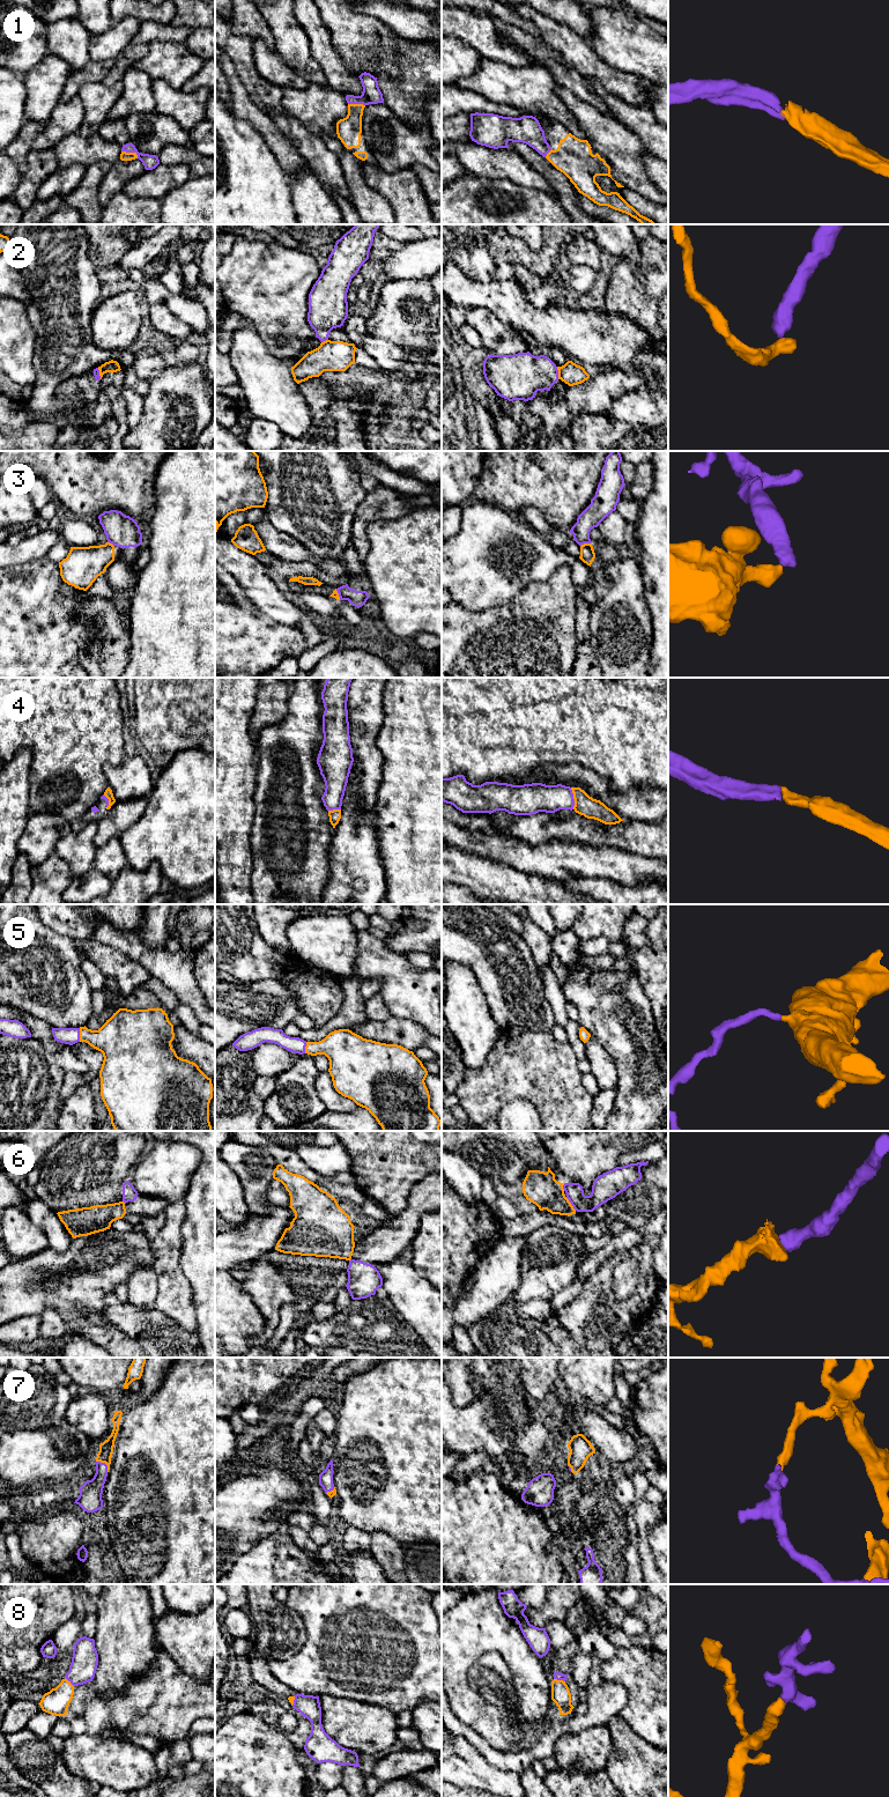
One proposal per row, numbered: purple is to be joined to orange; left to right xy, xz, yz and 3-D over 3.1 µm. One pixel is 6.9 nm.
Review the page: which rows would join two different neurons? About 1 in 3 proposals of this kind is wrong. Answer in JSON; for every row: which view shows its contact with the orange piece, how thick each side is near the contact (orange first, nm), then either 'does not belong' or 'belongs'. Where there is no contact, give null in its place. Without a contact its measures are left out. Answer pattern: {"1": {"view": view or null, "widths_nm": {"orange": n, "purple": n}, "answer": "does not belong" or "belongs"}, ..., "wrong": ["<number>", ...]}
{"1": {"view": "xy", "widths_nm": {"orange": 60, "purple": 100}, "answer": "belongs"}, "2": {"view": "yz", "widths_nm": {"orange": 150, "purple": 300}, "answer": "does not belong"}, "3": {"view": "yz", "widths_nm": {"orange": 110, "purple": 150}, "answer": "does not belong"}, "4": {"view": "yz", "widths_nm": {"orange": 140, "purple": 200}, "answer": "belongs"}, "5": {"view": "xy", "widths_nm": {"orange": 280, "purple": 120}, "answer": "belongs"}, "6": {"view": "yz", "widths_nm": {"orange": 240, "purple": 160}, "answer": "does not belong"}, "7": {"view": "xy", "widths_nm": {"orange": 100, "purple": 160}, "answer": "belongs"}, "8": {"view": "yz", "widths_nm": {"orange": 130, "purple": 60}, "answer": "belongs"}, "wrong": ["2", "3", "6"]}

